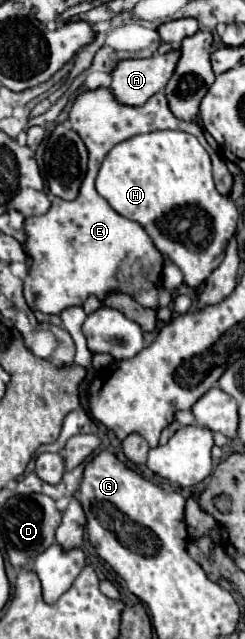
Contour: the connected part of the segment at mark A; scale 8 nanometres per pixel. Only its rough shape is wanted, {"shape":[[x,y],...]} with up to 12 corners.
{"shape":[[180,49],[124,59],[110,89],[124,105],[144,105],[168,85]]}

